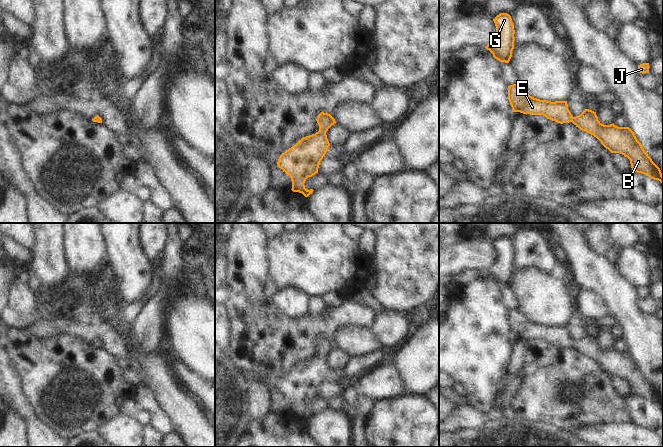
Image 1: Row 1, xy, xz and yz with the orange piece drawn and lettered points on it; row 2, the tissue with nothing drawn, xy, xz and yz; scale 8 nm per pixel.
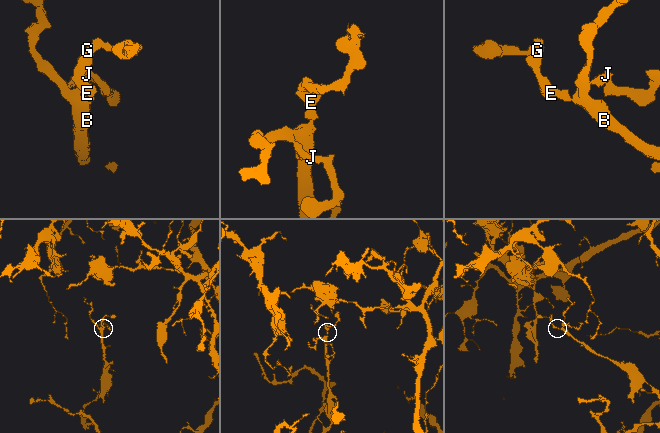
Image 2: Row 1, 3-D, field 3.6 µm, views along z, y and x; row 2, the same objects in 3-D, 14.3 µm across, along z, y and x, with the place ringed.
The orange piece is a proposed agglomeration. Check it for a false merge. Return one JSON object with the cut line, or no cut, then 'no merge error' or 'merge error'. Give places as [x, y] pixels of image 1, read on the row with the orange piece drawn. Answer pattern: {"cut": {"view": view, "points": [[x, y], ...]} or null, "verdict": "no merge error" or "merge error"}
{"cut": null, "verdict": "no merge error"}

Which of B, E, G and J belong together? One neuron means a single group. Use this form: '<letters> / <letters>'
B E G J

